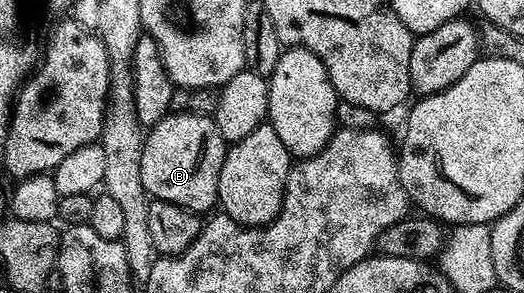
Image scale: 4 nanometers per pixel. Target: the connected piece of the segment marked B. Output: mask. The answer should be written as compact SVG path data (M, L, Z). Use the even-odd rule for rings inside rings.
M169 113L149 127L142 143L140 180L144 180L151 199L176 204L202 216L218 206L220 168L226 159L228 144L220 136L213 117L198 113Z

